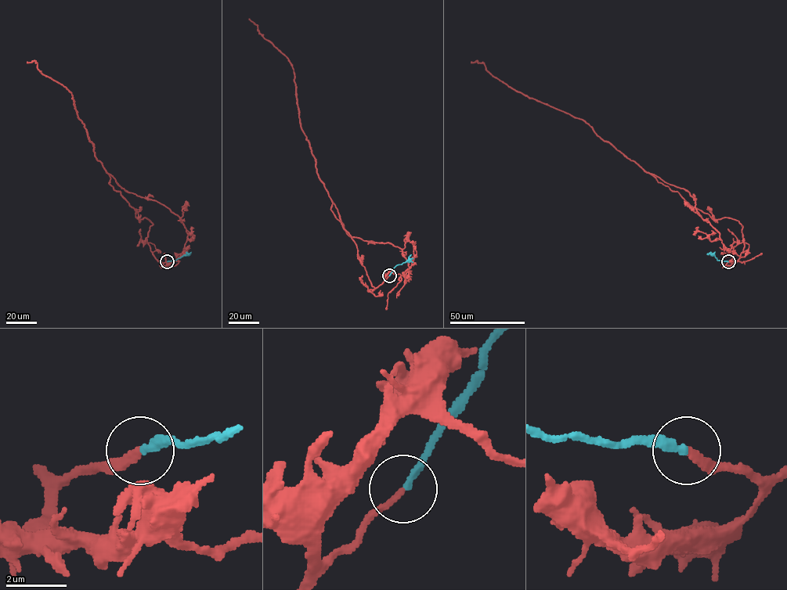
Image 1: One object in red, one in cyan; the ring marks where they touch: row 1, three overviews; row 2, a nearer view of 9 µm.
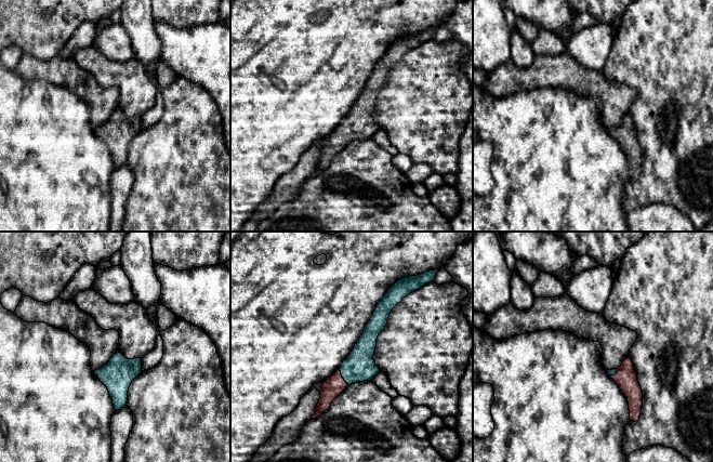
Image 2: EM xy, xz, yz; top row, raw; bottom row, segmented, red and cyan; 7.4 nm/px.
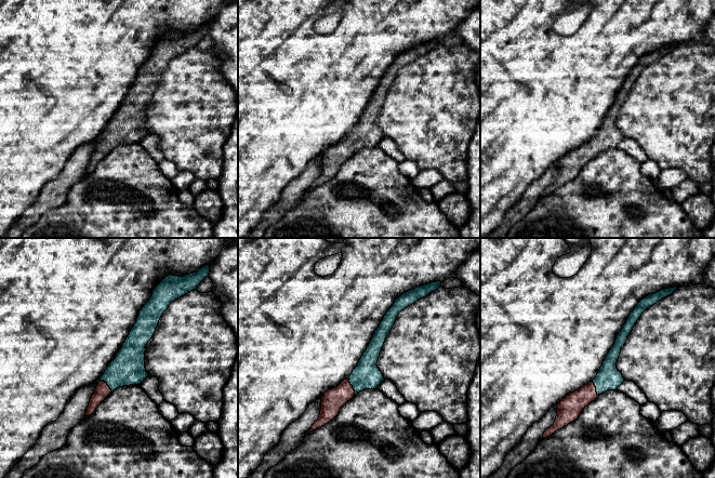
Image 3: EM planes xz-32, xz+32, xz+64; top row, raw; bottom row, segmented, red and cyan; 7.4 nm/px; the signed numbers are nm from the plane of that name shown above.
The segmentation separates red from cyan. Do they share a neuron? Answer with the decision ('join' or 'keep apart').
join

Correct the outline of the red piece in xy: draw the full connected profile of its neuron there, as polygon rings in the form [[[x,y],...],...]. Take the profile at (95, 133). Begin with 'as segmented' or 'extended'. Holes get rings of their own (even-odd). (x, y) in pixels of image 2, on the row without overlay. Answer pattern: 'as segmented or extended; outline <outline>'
extended; outline [[[117,109],[94,133],[107,145],[115,168],[127,162],[132,138],[142,130],[142,116],[128,117]]]

